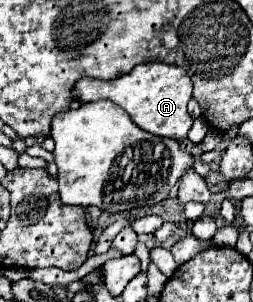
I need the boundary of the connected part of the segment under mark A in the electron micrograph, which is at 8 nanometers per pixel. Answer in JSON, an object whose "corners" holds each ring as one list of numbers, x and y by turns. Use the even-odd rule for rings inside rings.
{"corners":[[163,62,139,64,129,74,119,76,115,80,81,78,73,88,73,98,79,102,111,100,119,104,139,128,155,136,183,140,193,124,193,118,187,112,187,102,191,100,191,78,183,68,169,66]]}

